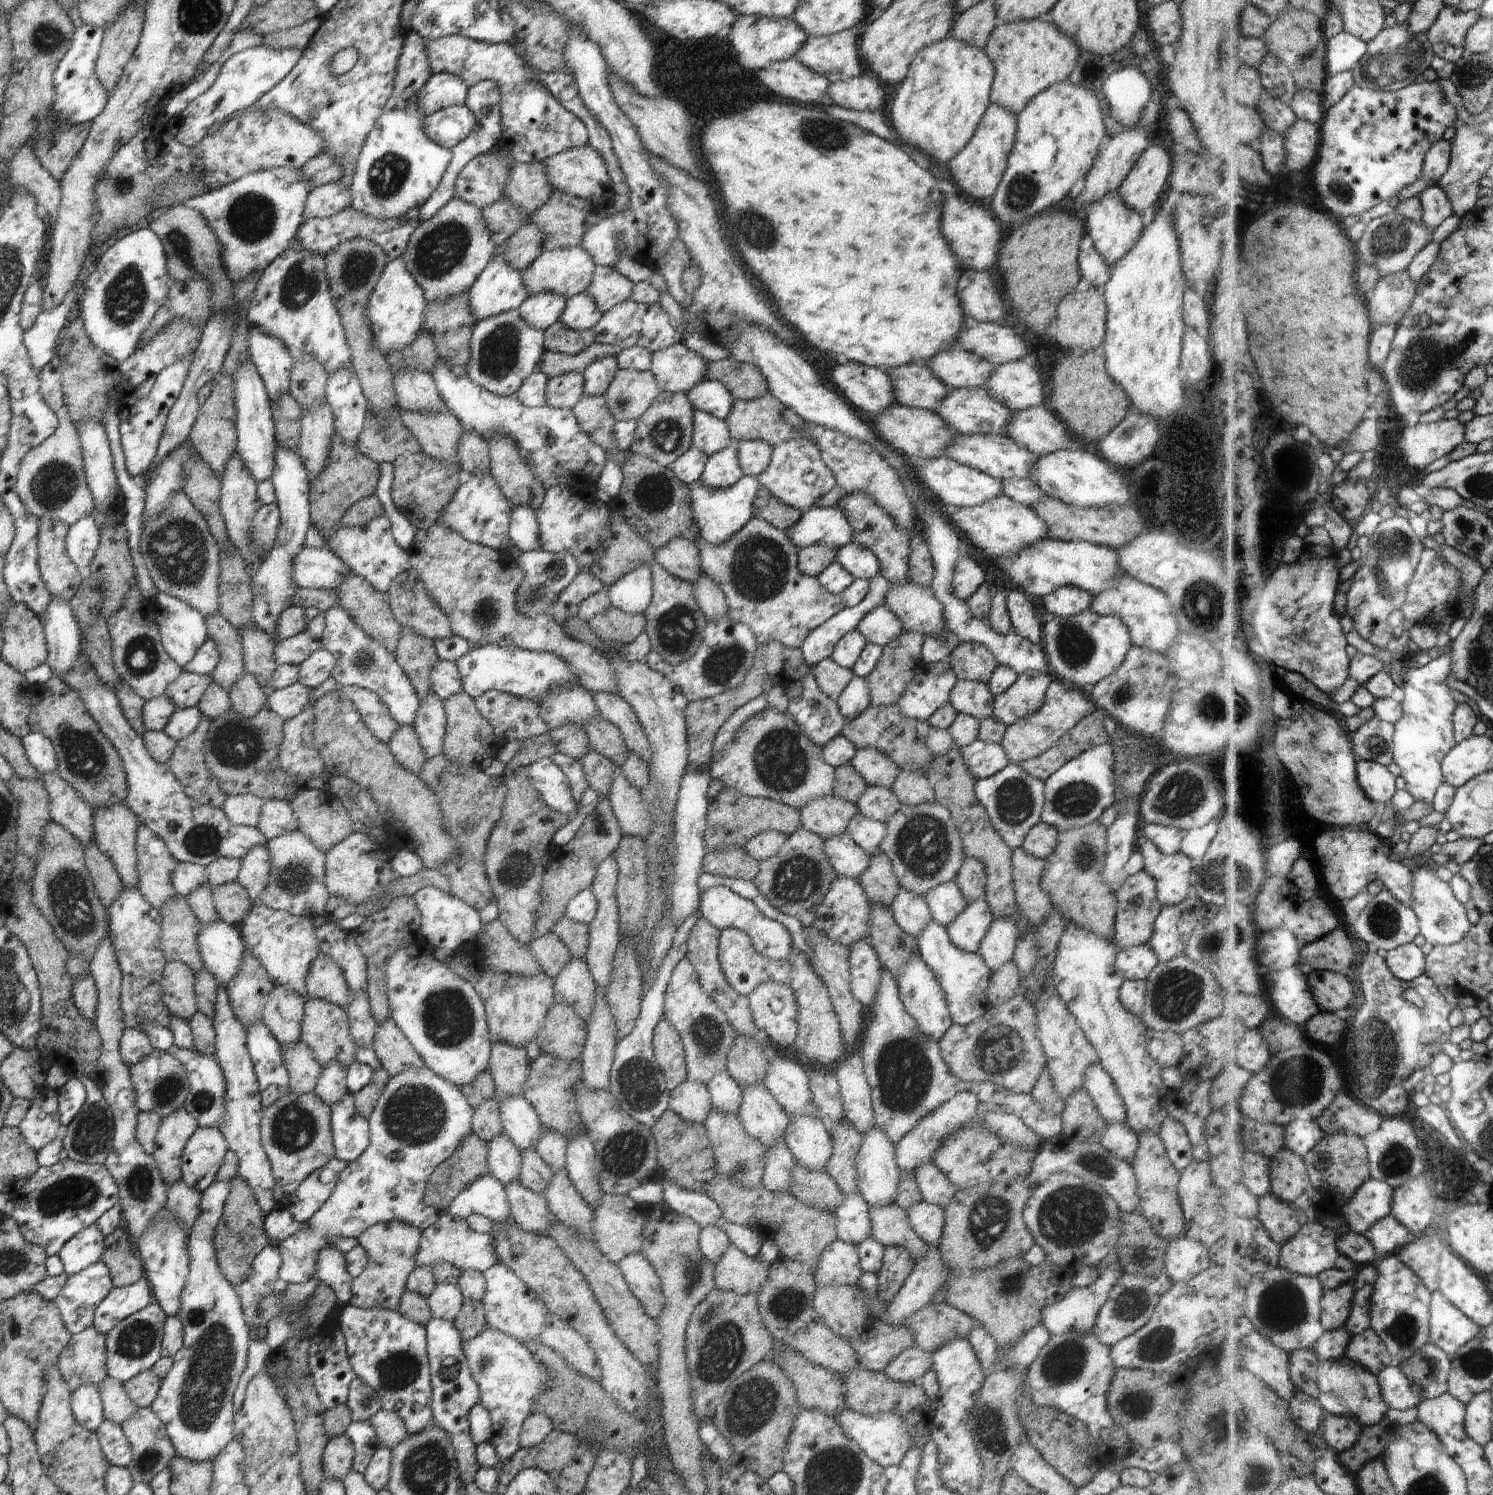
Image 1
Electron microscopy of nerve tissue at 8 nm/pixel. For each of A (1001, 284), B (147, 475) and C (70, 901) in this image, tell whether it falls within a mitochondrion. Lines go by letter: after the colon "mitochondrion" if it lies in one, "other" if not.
A: other
B: other
C: mitochondrion

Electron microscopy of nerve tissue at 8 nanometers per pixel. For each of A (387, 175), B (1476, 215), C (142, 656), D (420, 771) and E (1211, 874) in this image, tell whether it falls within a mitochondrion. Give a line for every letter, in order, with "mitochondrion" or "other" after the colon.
A: mitochondrion
B: other
C: mitochondrion
D: other
E: mitochondrion

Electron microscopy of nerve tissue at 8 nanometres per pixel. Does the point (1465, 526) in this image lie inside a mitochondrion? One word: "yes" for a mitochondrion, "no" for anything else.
no

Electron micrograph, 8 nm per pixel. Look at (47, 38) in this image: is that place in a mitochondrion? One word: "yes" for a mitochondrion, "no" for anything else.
yes

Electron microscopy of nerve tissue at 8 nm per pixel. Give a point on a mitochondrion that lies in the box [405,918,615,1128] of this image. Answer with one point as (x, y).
(449, 1017)

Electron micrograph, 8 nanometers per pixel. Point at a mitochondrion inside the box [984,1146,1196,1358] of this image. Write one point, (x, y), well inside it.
(1069, 1216)

